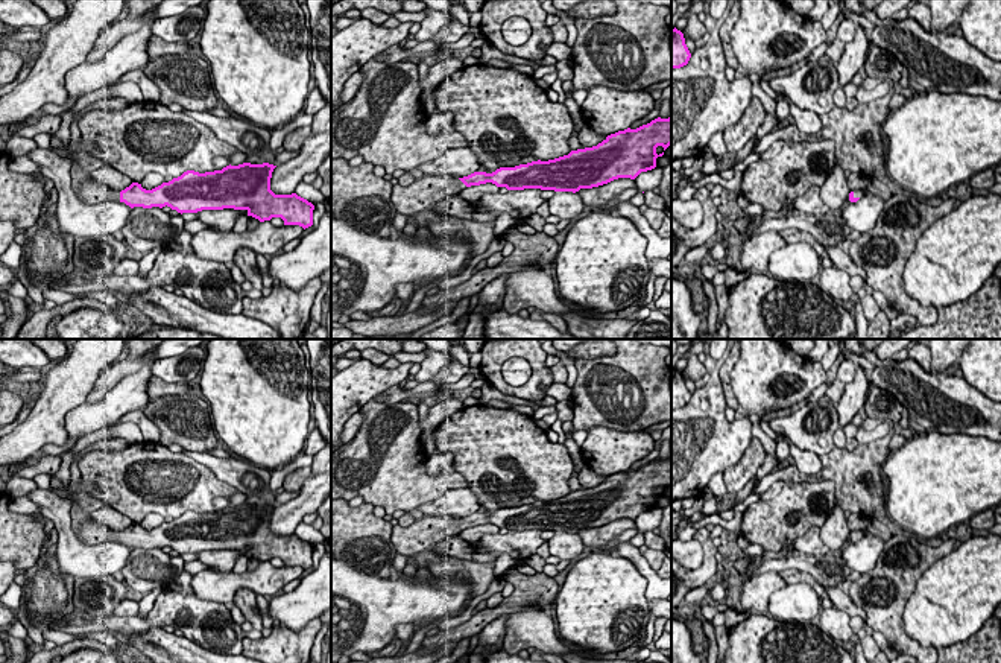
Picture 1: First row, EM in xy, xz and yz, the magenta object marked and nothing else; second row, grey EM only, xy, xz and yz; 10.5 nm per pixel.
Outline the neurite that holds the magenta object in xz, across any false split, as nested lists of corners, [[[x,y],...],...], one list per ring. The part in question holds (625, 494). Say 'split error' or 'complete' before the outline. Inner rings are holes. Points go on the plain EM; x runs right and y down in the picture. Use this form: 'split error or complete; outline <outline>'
split error; outline [[[670,438],[670,458],[655,459],[647,465],[636,470],[624,470],[608,476],[602,484],[592,488],[571,491],[568,496],[548,500],[532,502],[515,508],[500,508],[492,514],[474,512],[468,517],[459,519],[450,514],[445,515],[425,515],[410,526],[395,525],[392,528],[390,540],[396,549],[396,554],[404,557],[413,557],[422,550],[431,549],[436,544],[460,534],[465,528],[480,526],[492,523],[497,528],[506,528],[507,531],[541,529],[554,532],[579,532],[580,529],[592,529],[608,525],[618,519],[635,520],[641,512],[647,512],[656,508],[656,499],[662,494],[656,494],[656,488],[662,487],[664,491],[671,485],[671,438]]]

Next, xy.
split error; outline [[[243,503],[226,506],[222,511],[199,514],[187,511],[169,523],[146,531],[132,523],[118,532],[96,520],[87,519],[74,531],[84,544],[120,541],[134,547],[170,547],[178,554],[202,550],[246,550],[248,557],[260,563],[281,558],[284,566],[299,566],[304,570],[313,566],[314,546],[292,535],[275,535],[270,531],[272,512],[276,506]]]

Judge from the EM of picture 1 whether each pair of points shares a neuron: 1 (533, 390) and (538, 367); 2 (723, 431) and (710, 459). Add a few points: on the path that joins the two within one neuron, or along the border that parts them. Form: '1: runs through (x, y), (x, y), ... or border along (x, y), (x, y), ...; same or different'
1: runs through (536, 383), (538, 373); same
2: runs through (723, 438), (723, 446), (717, 452); same

